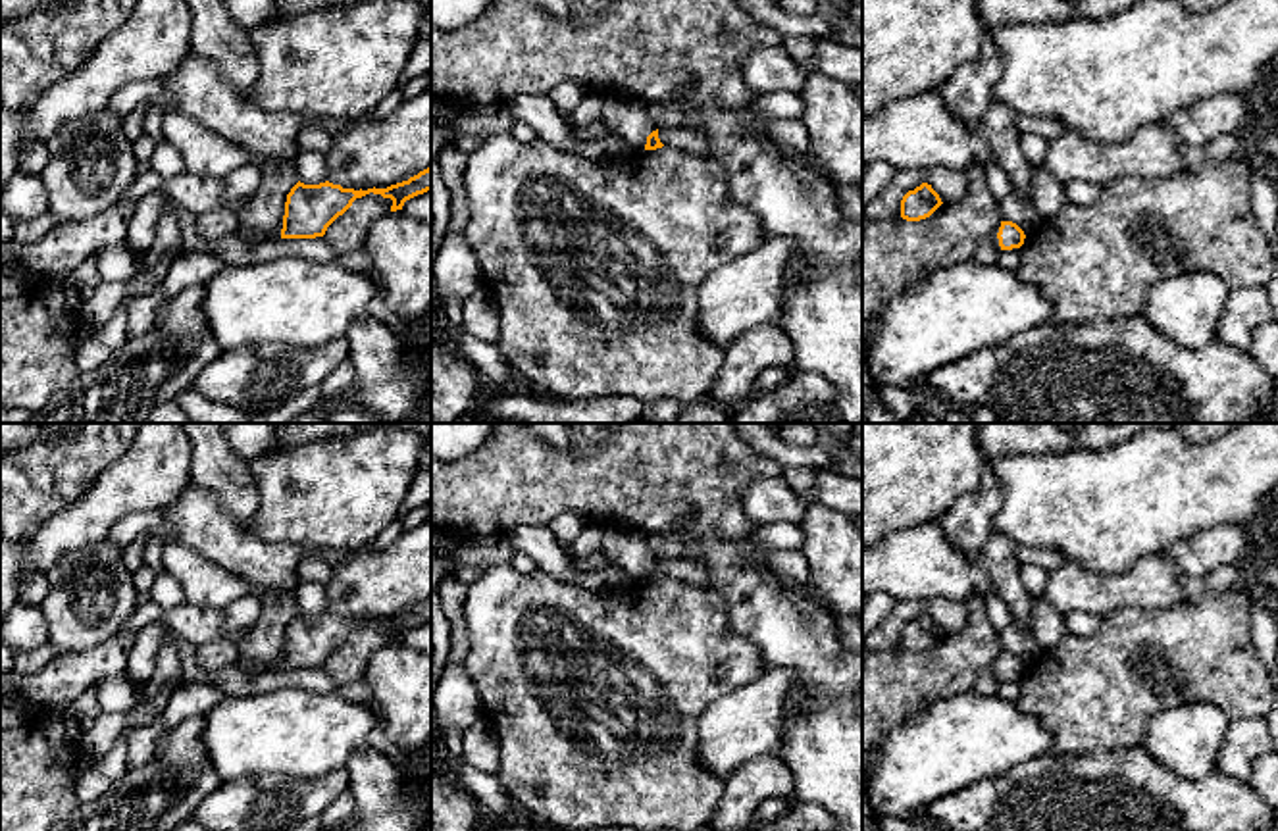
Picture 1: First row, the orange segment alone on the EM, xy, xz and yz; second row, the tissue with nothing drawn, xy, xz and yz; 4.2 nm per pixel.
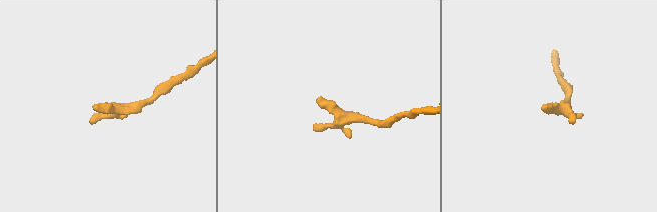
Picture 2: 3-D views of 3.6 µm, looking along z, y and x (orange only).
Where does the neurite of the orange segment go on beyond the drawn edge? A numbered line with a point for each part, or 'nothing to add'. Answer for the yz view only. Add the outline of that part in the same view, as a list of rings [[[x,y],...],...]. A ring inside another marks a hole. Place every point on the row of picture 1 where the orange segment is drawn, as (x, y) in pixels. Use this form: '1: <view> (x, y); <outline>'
nothing to add

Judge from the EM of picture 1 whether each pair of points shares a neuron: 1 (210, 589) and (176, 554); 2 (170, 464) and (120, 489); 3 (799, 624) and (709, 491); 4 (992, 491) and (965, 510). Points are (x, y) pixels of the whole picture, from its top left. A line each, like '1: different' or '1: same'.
1: same
2: same
3: different
4: same

